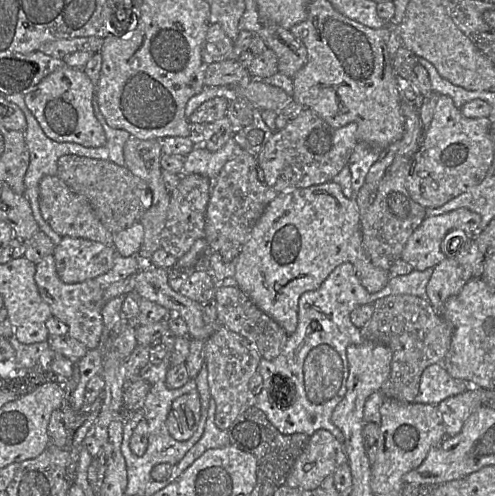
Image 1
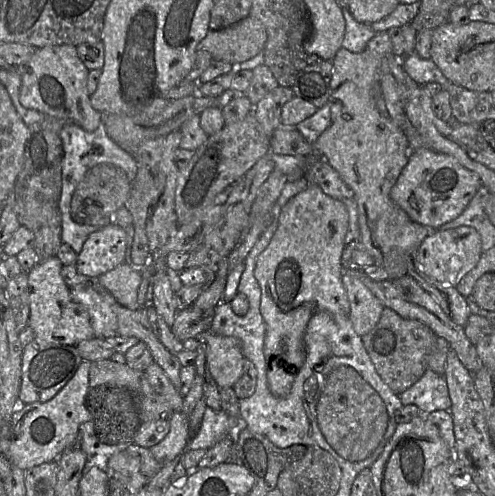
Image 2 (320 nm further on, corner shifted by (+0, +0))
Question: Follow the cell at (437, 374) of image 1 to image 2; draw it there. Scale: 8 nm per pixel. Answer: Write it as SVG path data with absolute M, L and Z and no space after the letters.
M427 369L411 387L399 394L403 406L415 405L422 414L446 410L451 407L445 375Z

